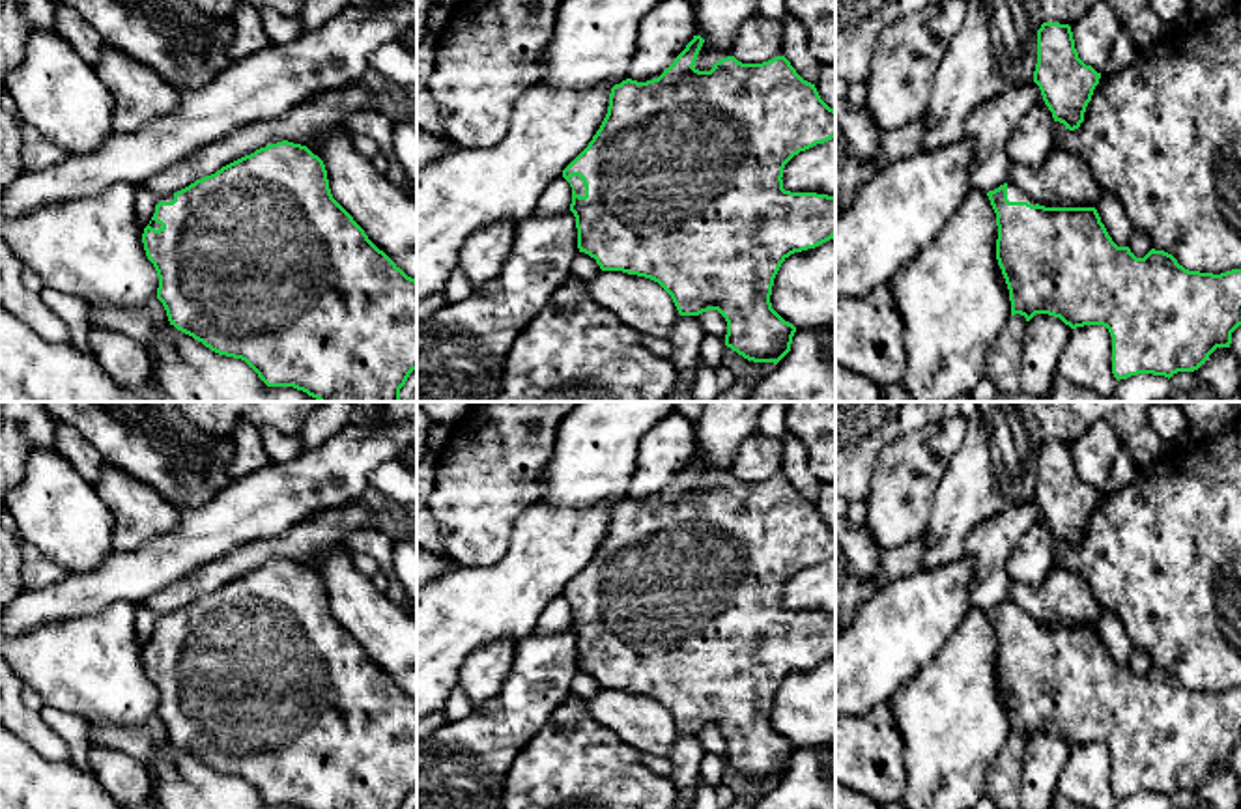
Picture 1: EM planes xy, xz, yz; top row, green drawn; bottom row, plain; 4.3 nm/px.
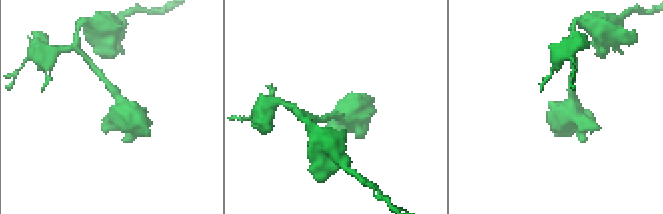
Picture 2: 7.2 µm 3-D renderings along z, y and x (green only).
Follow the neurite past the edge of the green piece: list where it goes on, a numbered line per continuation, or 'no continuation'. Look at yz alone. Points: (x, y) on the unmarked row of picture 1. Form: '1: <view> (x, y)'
1: yz (1013, 611)

